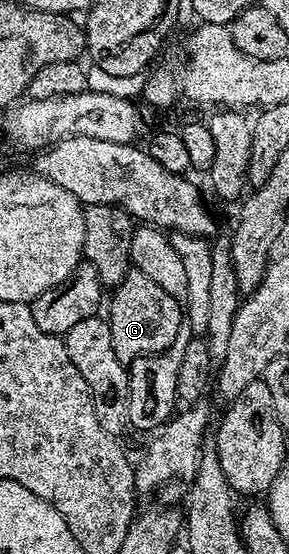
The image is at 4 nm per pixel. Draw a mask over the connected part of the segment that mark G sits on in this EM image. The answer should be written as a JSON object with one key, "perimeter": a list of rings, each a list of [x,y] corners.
{"perimeter":[[[130,268],[124,279],[112,290],[112,297],[107,301],[105,318],[111,327],[111,343],[119,361],[128,366],[134,359],[146,357],[153,353],[164,353],[178,338],[179,327],[185,324],[182,302],[164,291],[149,275],[138,269]]]}

